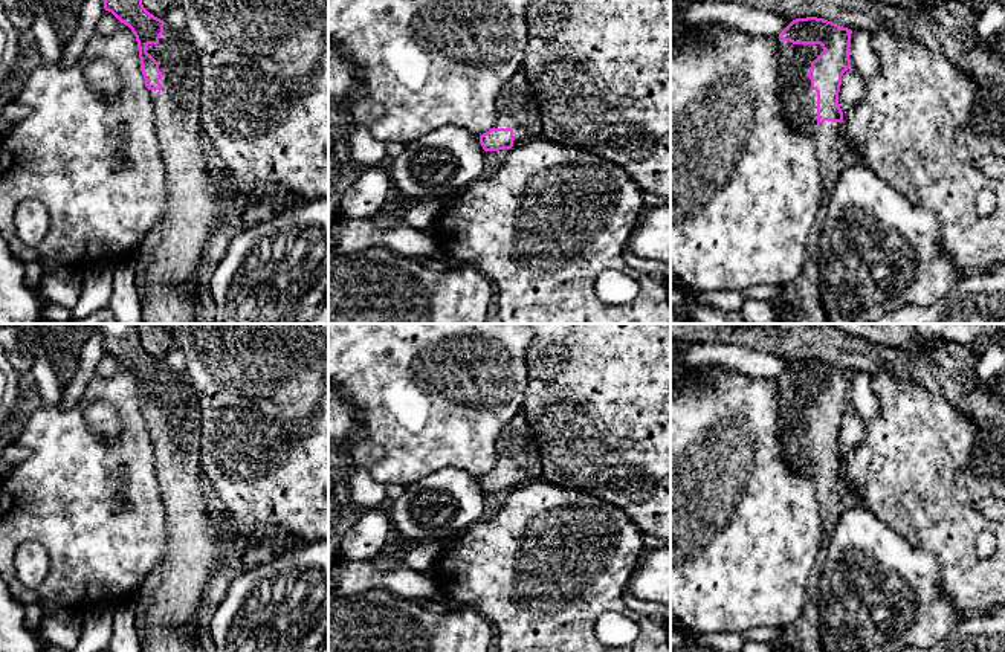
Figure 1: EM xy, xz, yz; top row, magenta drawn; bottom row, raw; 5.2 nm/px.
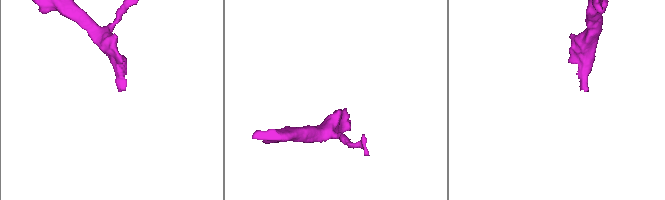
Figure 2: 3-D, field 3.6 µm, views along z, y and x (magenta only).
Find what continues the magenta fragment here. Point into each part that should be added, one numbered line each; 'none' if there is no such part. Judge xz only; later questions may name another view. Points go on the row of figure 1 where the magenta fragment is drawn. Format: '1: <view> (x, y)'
1: xz (517, 107)

